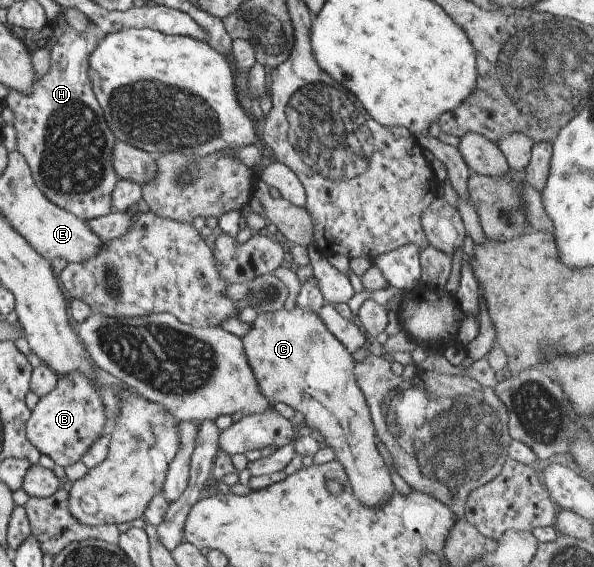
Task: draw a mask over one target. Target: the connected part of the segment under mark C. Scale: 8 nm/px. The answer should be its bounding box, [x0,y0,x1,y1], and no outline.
[240,306,394,508]

